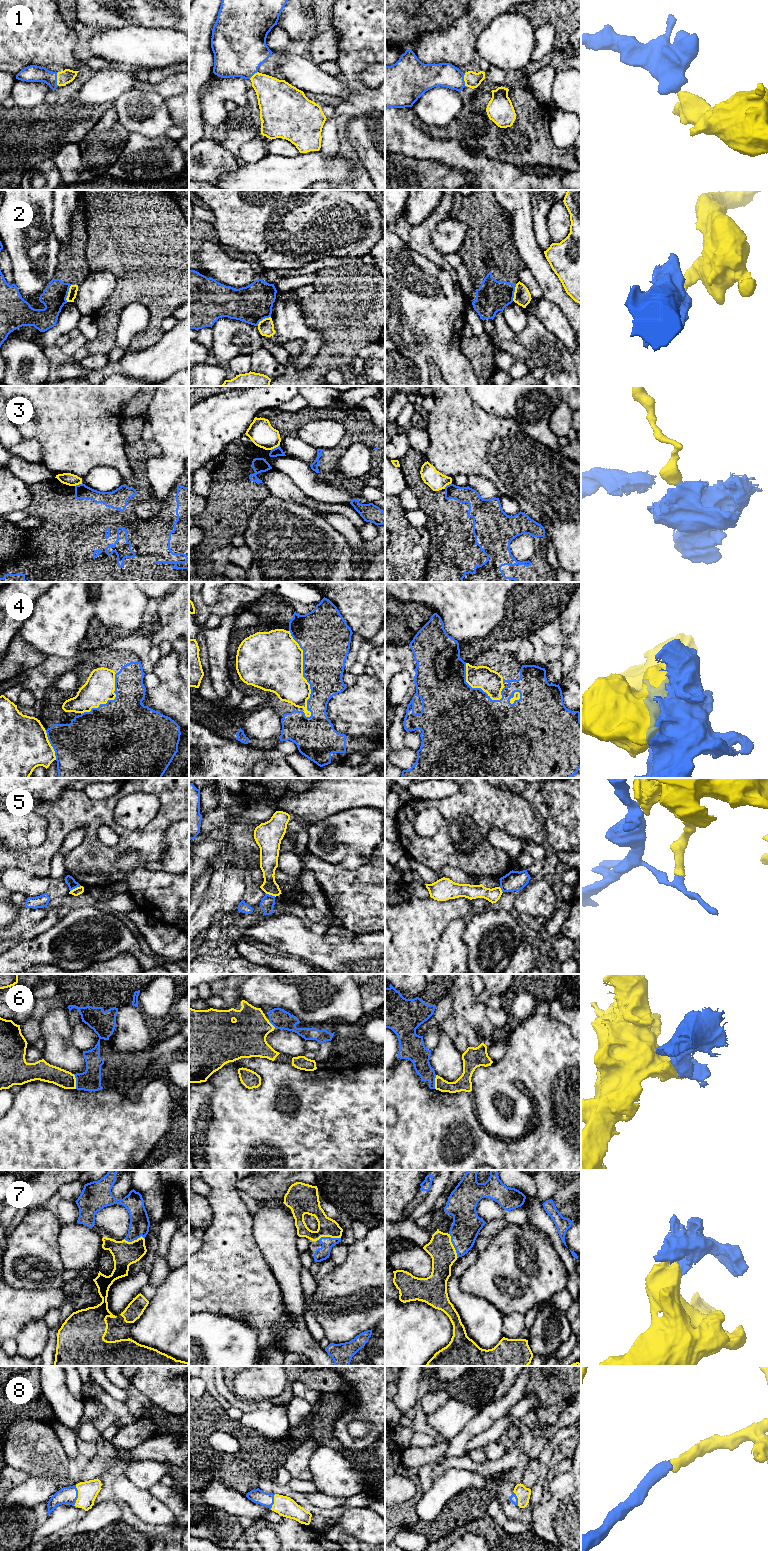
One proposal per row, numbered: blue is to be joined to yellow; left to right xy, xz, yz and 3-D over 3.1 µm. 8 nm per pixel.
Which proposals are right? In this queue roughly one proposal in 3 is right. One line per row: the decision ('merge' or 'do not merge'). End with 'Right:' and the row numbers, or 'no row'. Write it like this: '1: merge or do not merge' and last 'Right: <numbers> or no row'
1: merge
2: do not merge
3: do not merge
4: do not merge
5: do not merge
6: merge
7: merge
8: merge
Right: 1, 6, 7, 8

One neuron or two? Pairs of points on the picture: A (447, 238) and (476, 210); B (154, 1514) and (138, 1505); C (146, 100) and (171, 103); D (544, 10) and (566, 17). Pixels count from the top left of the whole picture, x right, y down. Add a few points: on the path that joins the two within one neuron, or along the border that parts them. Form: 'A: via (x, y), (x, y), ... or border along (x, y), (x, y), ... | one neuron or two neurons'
A: border along (450, 218), (465, 224) | two neurons
B: via (150, 1511), (142, 1505) | one neuron
C: border along (164, 99), (174, 124) | two neurons
D: via (549, 10), (559, 10), (561, 12) | one neuron

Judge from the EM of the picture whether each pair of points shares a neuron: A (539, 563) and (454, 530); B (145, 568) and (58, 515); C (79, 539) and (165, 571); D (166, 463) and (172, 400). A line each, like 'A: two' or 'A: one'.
A: one
B: one
C: one
D: one

